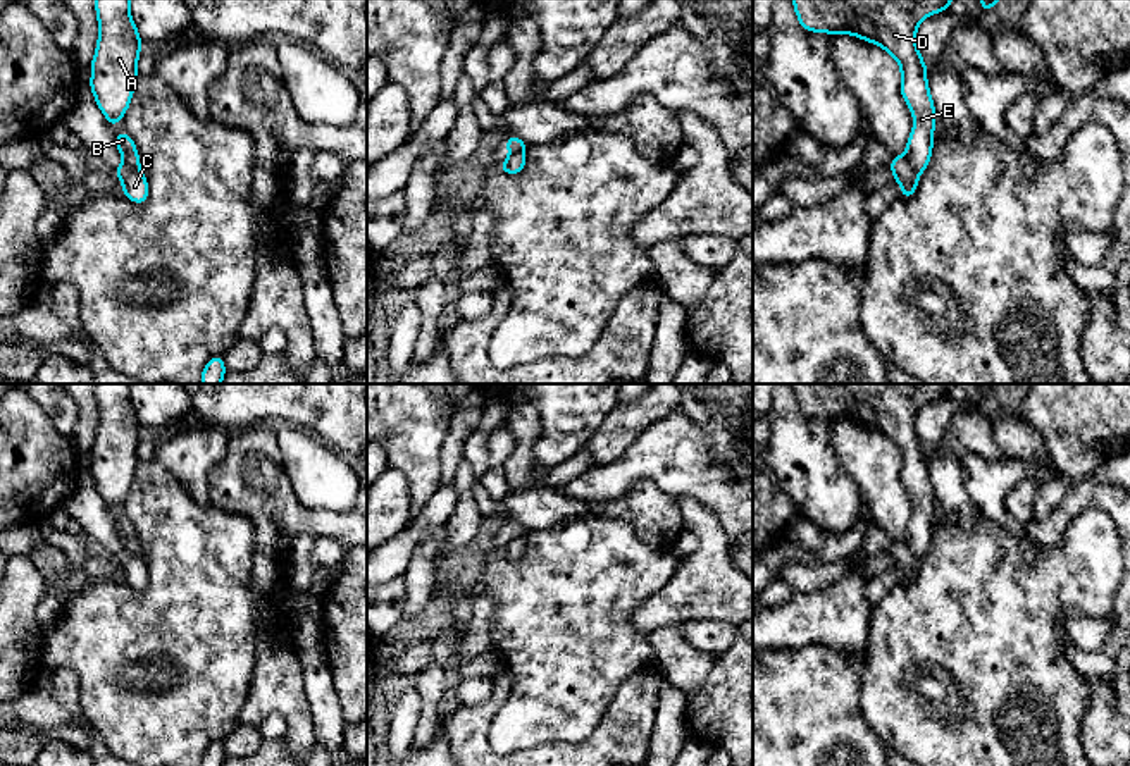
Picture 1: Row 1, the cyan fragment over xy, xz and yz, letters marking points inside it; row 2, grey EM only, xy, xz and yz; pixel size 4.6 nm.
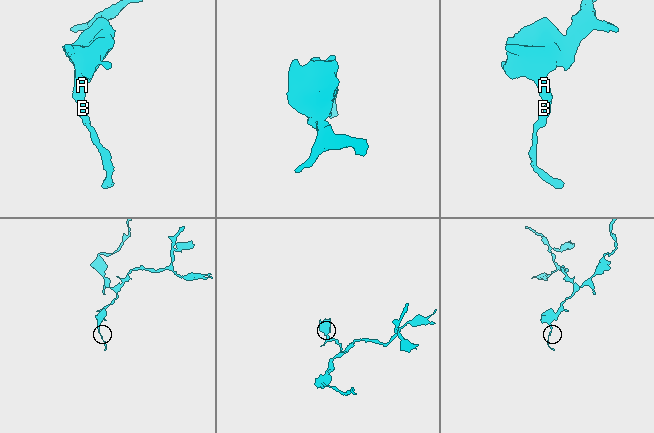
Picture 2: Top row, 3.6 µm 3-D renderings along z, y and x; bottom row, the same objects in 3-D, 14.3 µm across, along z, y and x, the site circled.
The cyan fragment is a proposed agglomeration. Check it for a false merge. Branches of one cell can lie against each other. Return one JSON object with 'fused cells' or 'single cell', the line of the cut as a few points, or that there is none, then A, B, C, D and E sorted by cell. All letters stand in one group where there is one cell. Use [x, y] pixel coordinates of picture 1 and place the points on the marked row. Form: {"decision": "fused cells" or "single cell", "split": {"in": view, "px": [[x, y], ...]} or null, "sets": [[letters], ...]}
{"decision": "fused cells", "split": {"in": "yz", "px": [[906, 159], [918, 174]]}, "sets": [["A", "B", "D", "E"], ["C"]]}

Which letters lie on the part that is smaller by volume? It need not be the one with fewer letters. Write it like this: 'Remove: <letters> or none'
Remove: C

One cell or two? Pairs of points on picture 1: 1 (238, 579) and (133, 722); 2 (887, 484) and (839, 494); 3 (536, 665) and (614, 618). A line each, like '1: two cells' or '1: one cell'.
1: one cell
2: two cells
3: one cell

